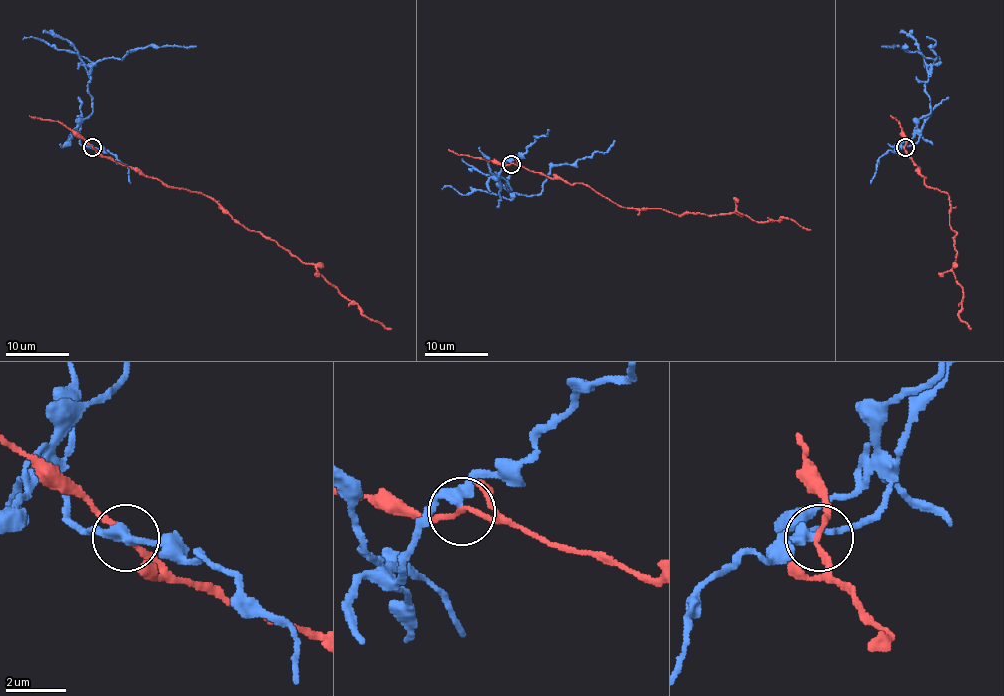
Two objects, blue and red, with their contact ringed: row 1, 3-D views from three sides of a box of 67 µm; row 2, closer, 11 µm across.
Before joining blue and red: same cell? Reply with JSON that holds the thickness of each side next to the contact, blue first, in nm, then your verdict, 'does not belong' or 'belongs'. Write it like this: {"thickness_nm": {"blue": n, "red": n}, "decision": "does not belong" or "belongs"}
{"thickness_nm": {"blue": 320, "red": 160}, "decision": "does not belong"}

